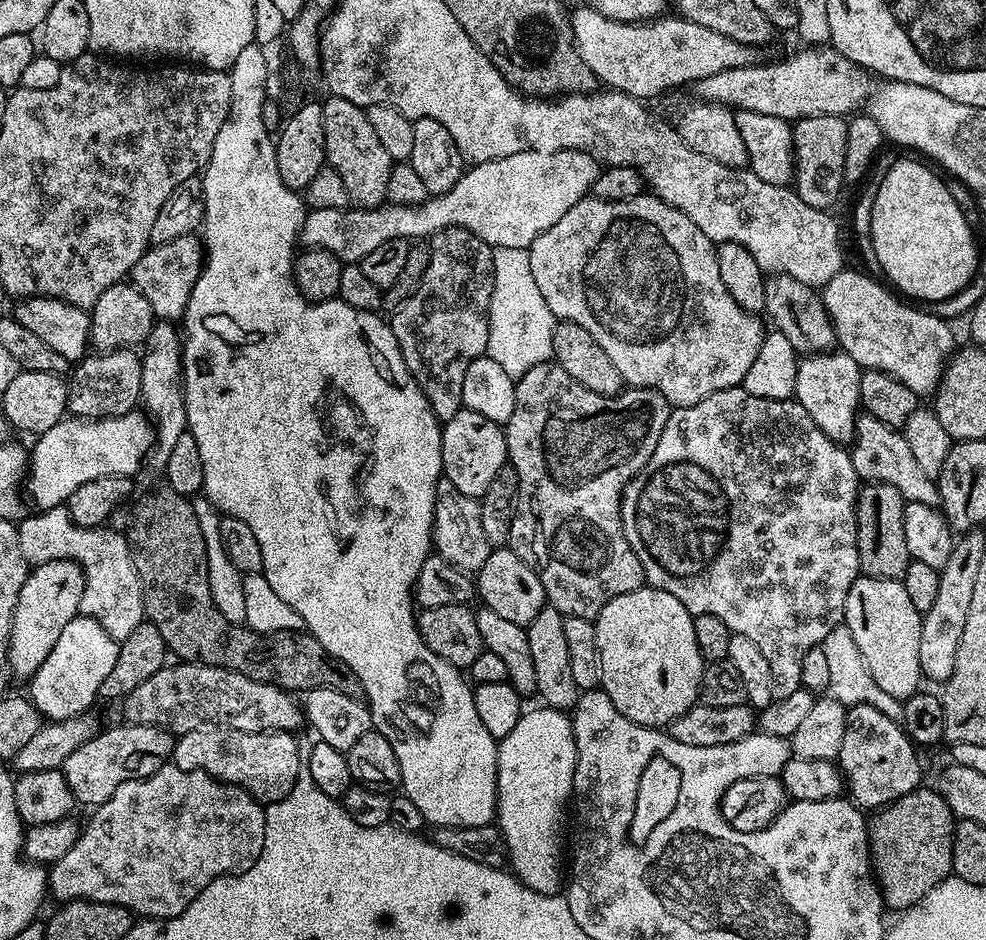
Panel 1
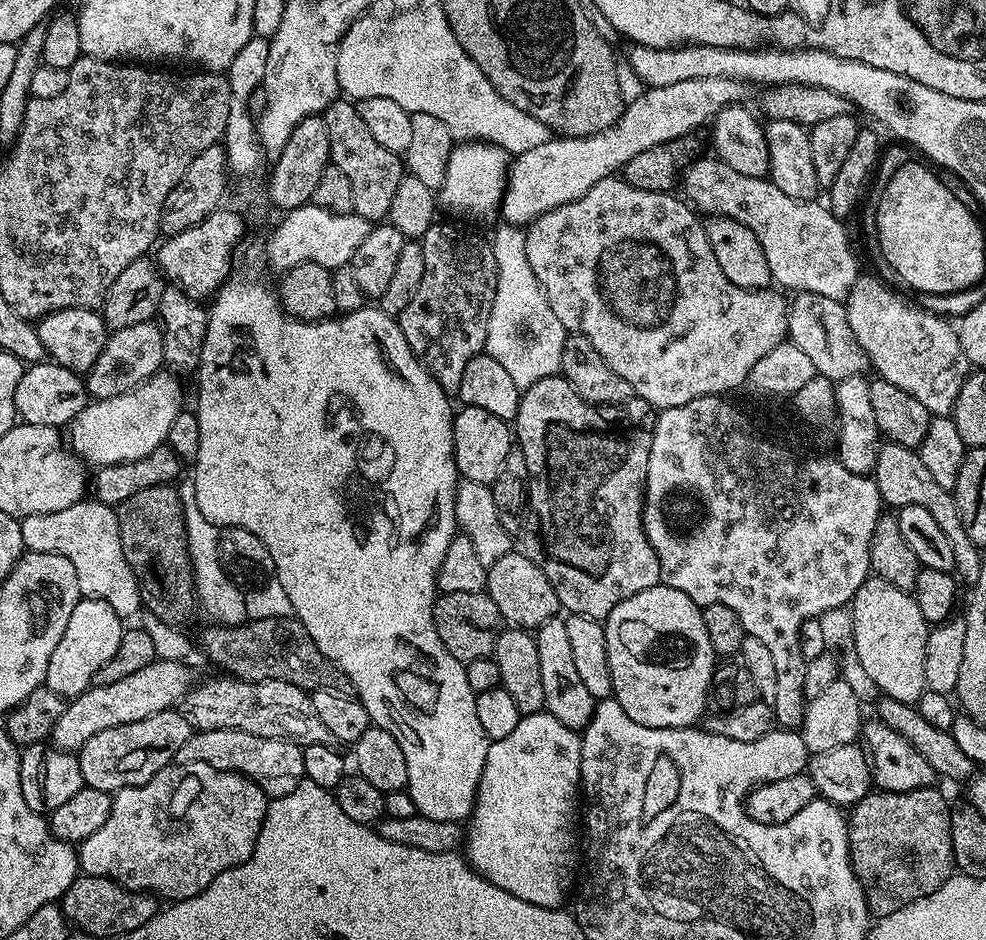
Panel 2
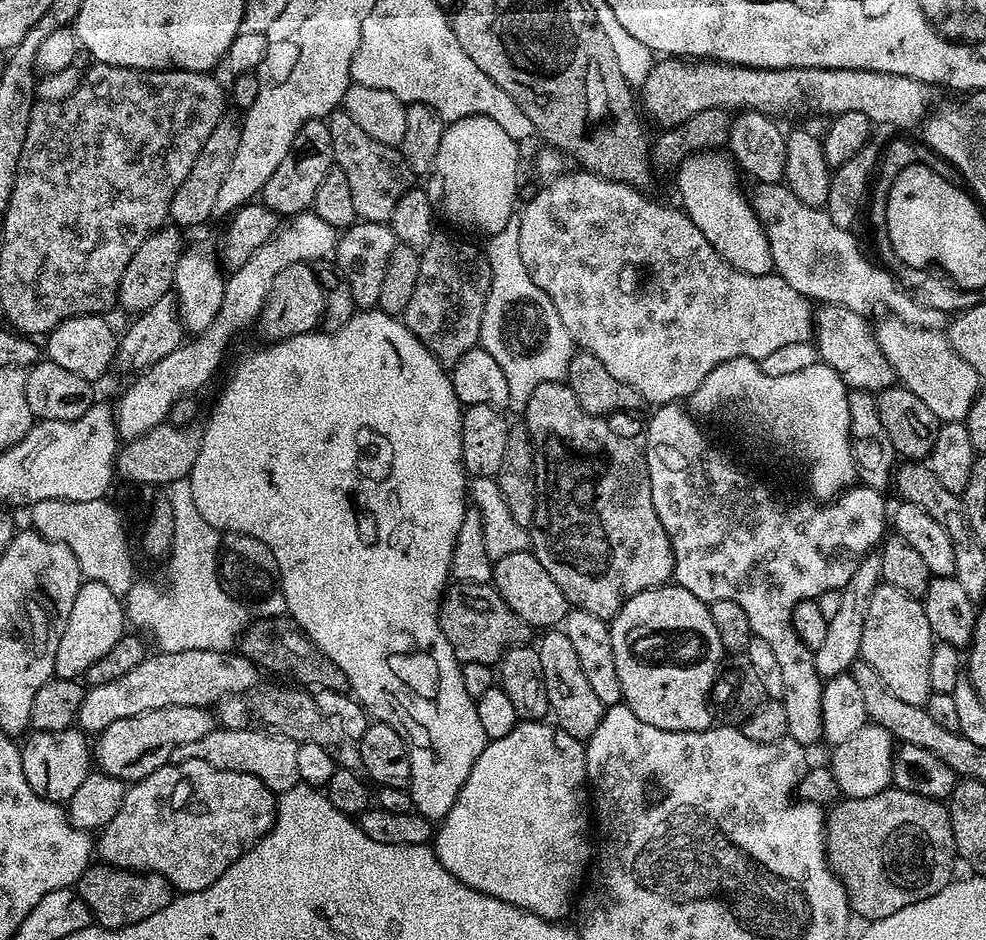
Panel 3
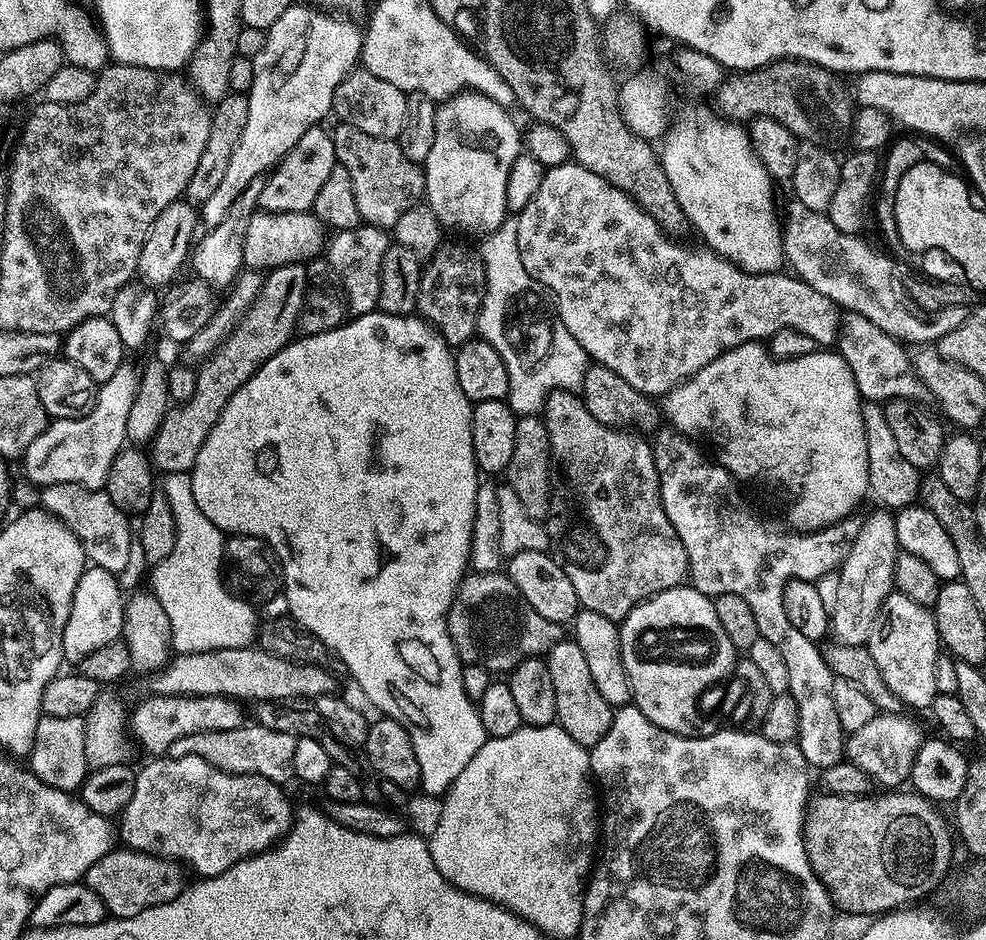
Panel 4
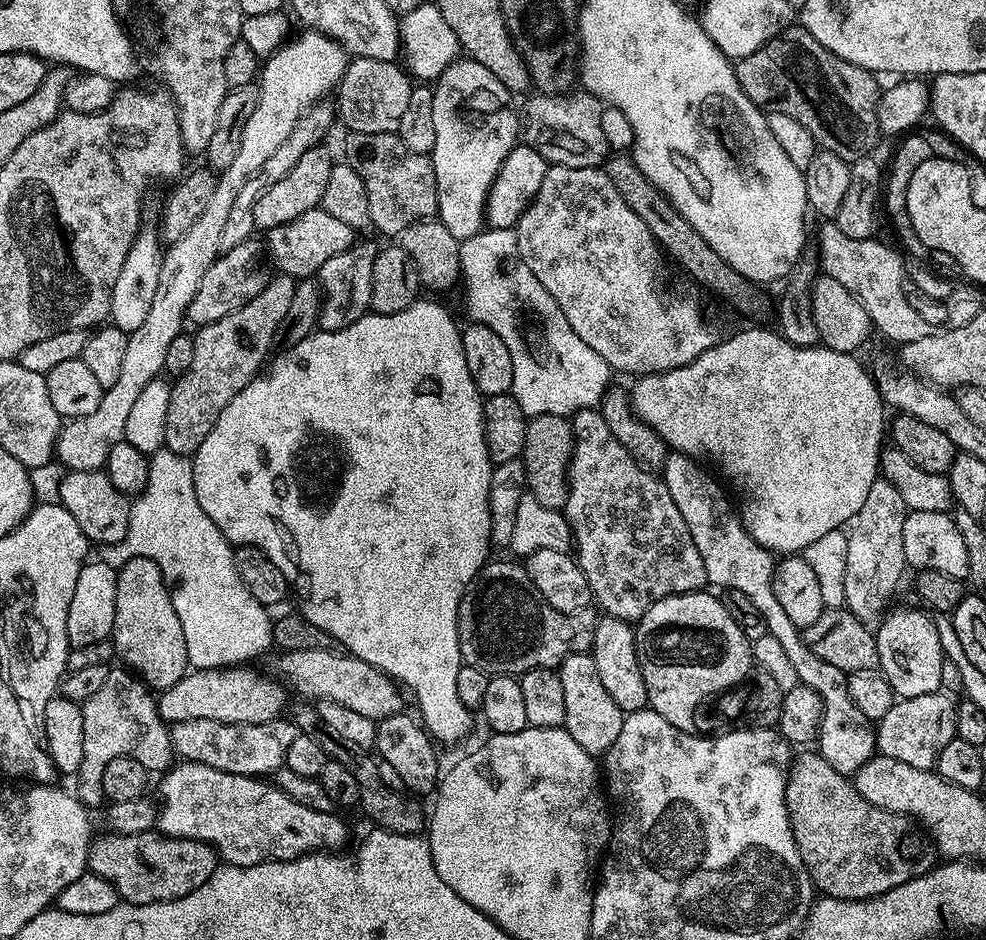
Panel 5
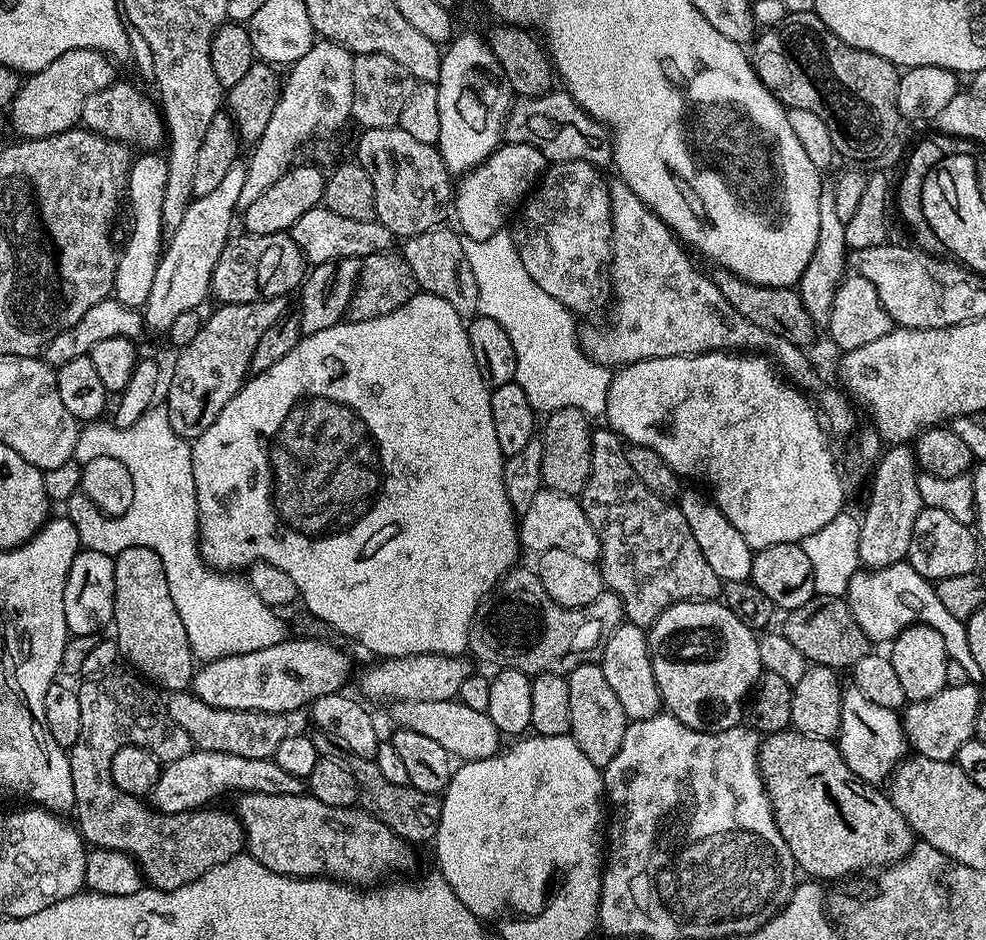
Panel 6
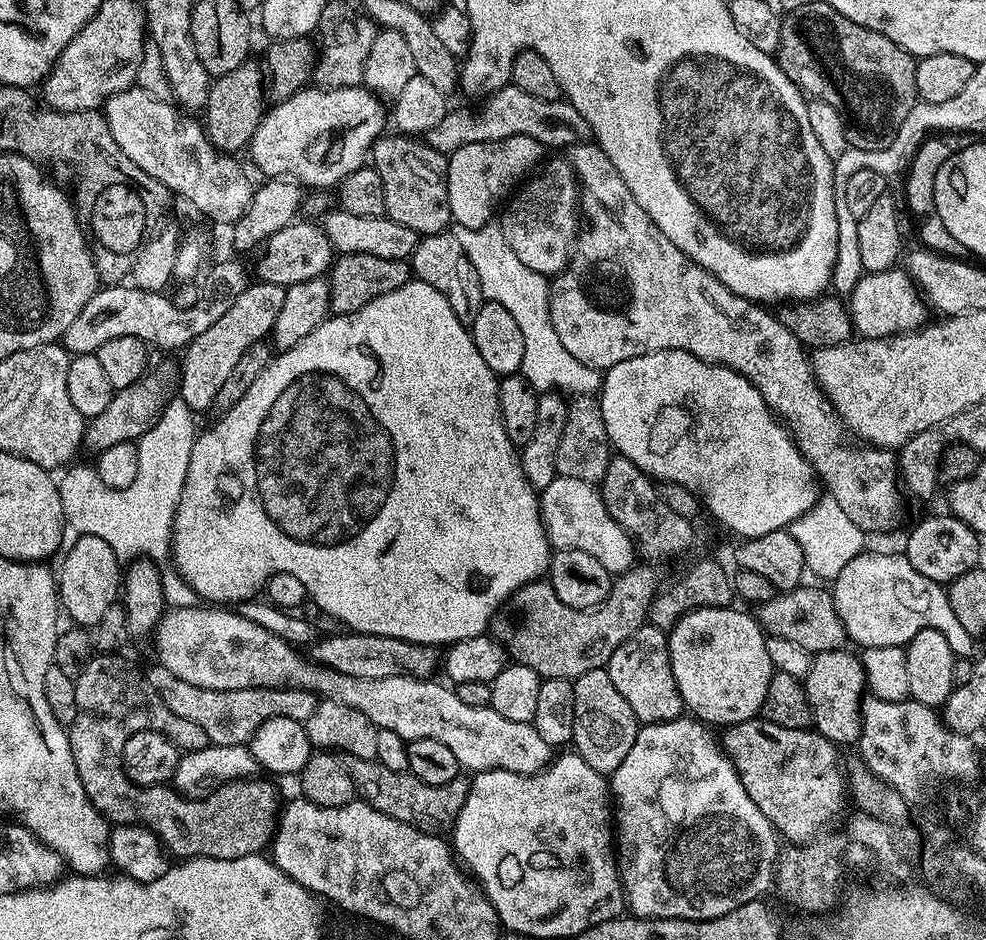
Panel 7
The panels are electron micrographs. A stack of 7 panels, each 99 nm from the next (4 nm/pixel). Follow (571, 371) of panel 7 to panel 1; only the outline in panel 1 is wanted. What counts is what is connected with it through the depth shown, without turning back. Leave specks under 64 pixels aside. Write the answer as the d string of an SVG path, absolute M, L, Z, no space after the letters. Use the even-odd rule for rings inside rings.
M493 248L494 290L488 311L488 350L486 355L494 358L506 374L519 378L539 364L553 359L552 339L558 323L556 316L546 306L534 274L530 274L530 258L526 248Z

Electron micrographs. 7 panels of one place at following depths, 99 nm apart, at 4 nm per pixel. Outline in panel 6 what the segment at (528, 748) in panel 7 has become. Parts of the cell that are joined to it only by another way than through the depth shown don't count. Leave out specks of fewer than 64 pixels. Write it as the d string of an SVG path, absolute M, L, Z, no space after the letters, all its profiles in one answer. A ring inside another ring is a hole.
M452 699L448 701L410 701L397 700L391 705L392 716L395 722L401 728L409 728L418 734L426 734L426 738L434 738L438 746L442 746L453 758L459 758L461 761L481 760L495 756L502 748L502 737L494 722L490 722L487 712L470 710L470 706L461 704L459 700Z

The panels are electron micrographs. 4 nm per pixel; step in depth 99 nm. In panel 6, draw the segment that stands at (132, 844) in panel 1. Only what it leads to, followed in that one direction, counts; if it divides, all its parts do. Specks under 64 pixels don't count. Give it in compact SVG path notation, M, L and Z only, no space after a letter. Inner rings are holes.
M245 792L234 807L235 815L244 828L244 846L247 855L257 860L266 870L274 870L283 876L301 878L327 878L353 886L372 886L375 880L387 872L400 868L408 860L409 845L397 837L376 817L359 806L335 808L318 802L311 794L262 794Z

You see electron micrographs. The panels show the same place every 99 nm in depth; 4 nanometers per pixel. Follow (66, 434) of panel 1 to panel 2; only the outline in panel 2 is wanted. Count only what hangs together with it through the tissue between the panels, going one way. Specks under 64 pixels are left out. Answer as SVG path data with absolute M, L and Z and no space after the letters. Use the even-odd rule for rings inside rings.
M161 370L121 396L92 400L77 414L70 425L72 440L79 459L88 466L125 464L146 458L154 450L165 447L174 418L184 403L180 384L167 371Z

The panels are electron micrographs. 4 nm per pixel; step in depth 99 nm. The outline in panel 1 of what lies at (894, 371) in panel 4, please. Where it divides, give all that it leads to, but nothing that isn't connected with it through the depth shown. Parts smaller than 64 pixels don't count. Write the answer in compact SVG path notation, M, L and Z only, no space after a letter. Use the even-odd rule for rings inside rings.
M772 274L765 279L764 293L766 294L764 312L770 324L772 319L771 327L777 332L786 334L790 346L794 346L797 353L815 354L837 347L834 326L830 322L821 293L817 289L789 276Z

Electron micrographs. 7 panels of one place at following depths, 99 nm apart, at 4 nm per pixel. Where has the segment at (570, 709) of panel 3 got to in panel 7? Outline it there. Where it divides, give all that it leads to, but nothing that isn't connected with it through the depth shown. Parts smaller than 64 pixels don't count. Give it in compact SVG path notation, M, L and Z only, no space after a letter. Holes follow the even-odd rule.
M607 667L586 670L586 674L572 681L574 686L574 734L572 744L595 772L610 774L622 766L622 758L630 754L638 731L638 721L630 702L618 694Z

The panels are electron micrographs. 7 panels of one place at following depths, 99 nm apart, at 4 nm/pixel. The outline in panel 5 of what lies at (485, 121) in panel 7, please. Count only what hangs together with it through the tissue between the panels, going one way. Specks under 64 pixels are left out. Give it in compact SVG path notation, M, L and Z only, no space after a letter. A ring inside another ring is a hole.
M583 90L577 91L577 96L532 96L529 95L528 101L524 104L524 109L520 112L520 137L519 139L534 150L538 150L538 154L542 154L542 158L548 160L549 165L561 164L567 168L599 168L607 161L610 155L608 149L608 136L604 133L604 120L600 117L600 108L602 109L602 101L596 96L592 96L589 92Z

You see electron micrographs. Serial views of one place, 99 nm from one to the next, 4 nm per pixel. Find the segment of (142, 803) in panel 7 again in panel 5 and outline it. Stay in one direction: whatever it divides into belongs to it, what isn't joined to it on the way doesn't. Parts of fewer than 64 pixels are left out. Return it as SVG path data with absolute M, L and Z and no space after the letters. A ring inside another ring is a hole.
M111 669L105 685L82 705L82 761L74 774L74 794L89 810L105 803L102 774L115 758L134 756L150 774L163 773L174 762L171 731L161 718L155 695L139 677L121 669ZM156 830L129 836L111 835L104 836L101 840L100 837L93 839L92 848L88 852L87 871L102 877L103 880L109 880L125 904L162 904L165 900L177 900L189 896L191 892L198 890L198 886L206 883L216 873L218 867L216 849L201 840L183 840L163 835Z

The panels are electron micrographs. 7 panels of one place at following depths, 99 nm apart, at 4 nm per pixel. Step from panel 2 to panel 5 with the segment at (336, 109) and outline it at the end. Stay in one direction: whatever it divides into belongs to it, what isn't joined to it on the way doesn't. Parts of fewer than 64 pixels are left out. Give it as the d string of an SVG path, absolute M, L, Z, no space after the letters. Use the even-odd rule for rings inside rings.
M348 132L345 137L343 159L358 170L358 178L362 178L366 186L366 199L370 201L370 218L375 231L396 238L406 230L406 226L436 216L438 194L431 155L410 150L395 132Z

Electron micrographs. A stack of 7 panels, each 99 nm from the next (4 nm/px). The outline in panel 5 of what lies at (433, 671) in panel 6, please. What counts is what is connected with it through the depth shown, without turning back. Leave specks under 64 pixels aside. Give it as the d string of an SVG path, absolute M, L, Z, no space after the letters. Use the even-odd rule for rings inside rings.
M331 647L318 650L281 651L276 660L275 679L284 685L289 693L297 692L297 697L308 702L329 700L338 702L338 706L347 706L377 722L390 718L394 714L405 711L405 693L401 691L395 680L382 670L362 662L356 656L345 654ZM400 692L401 693L400 693ZM404 695L404 696L403 696Z

